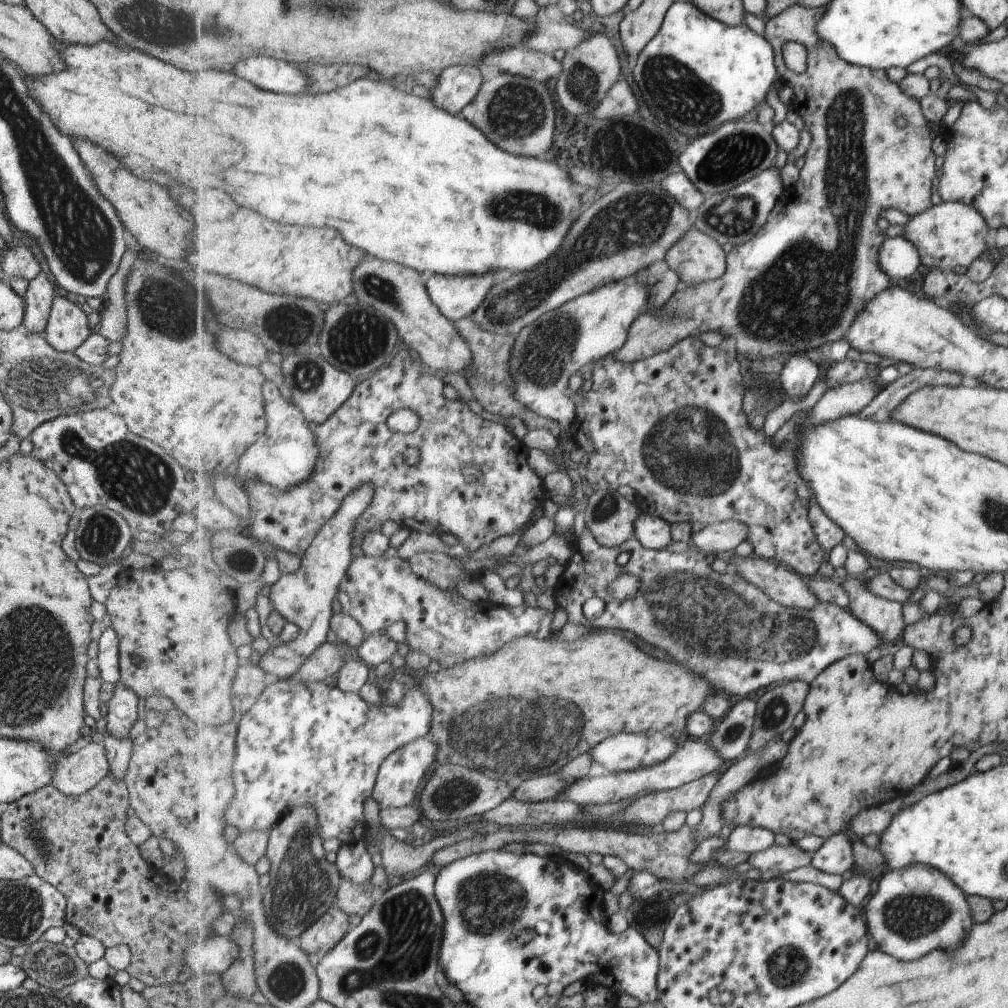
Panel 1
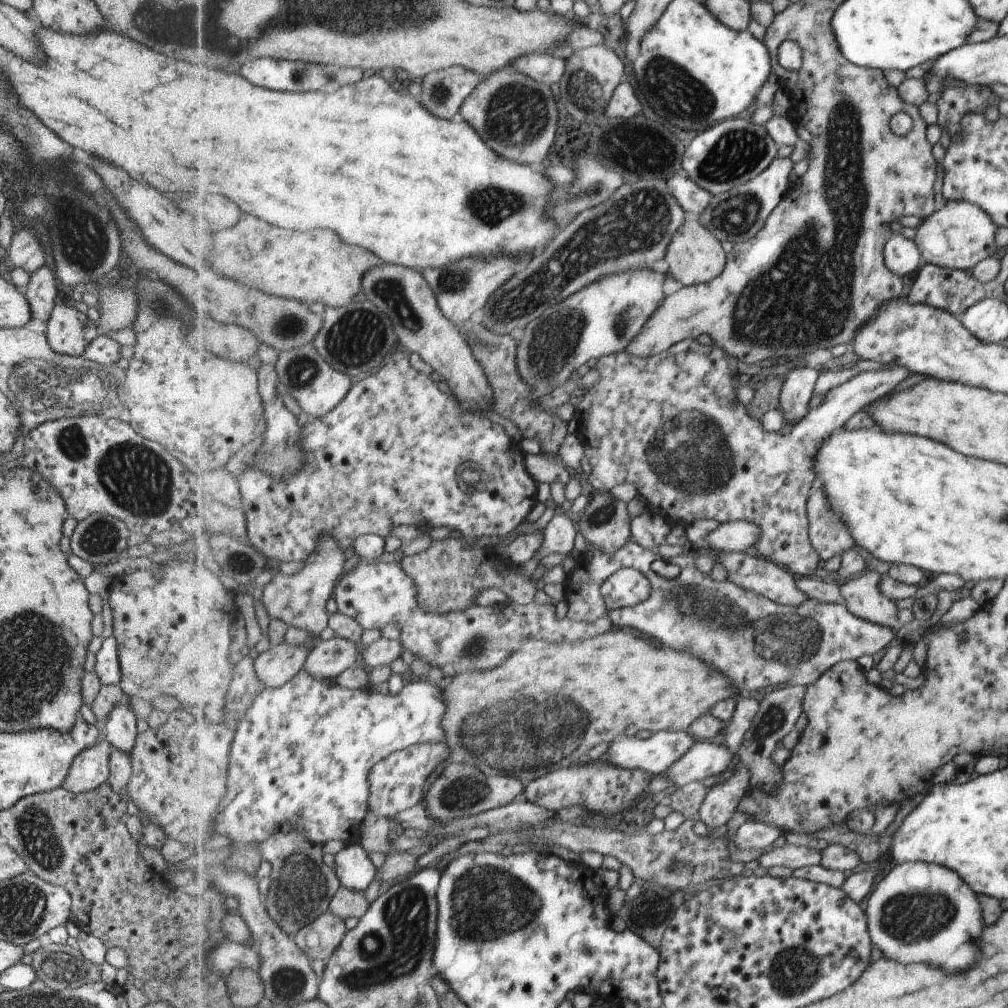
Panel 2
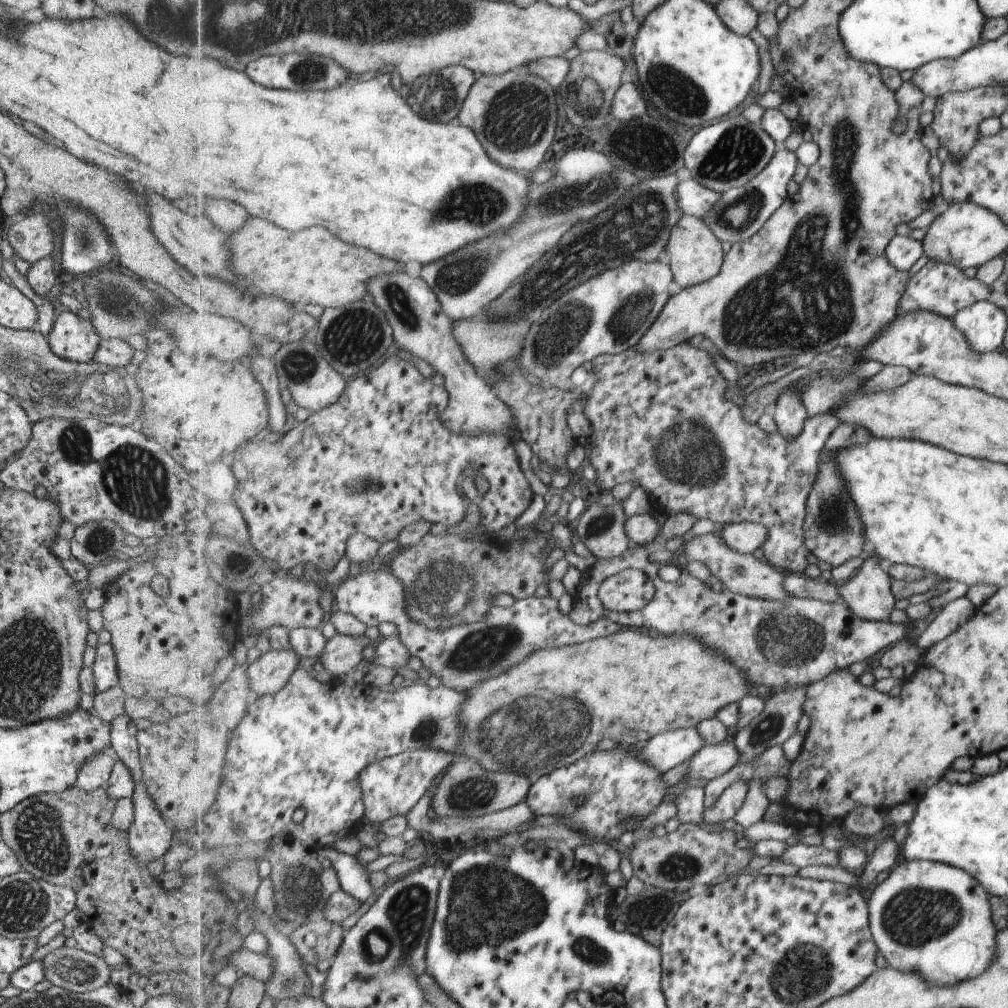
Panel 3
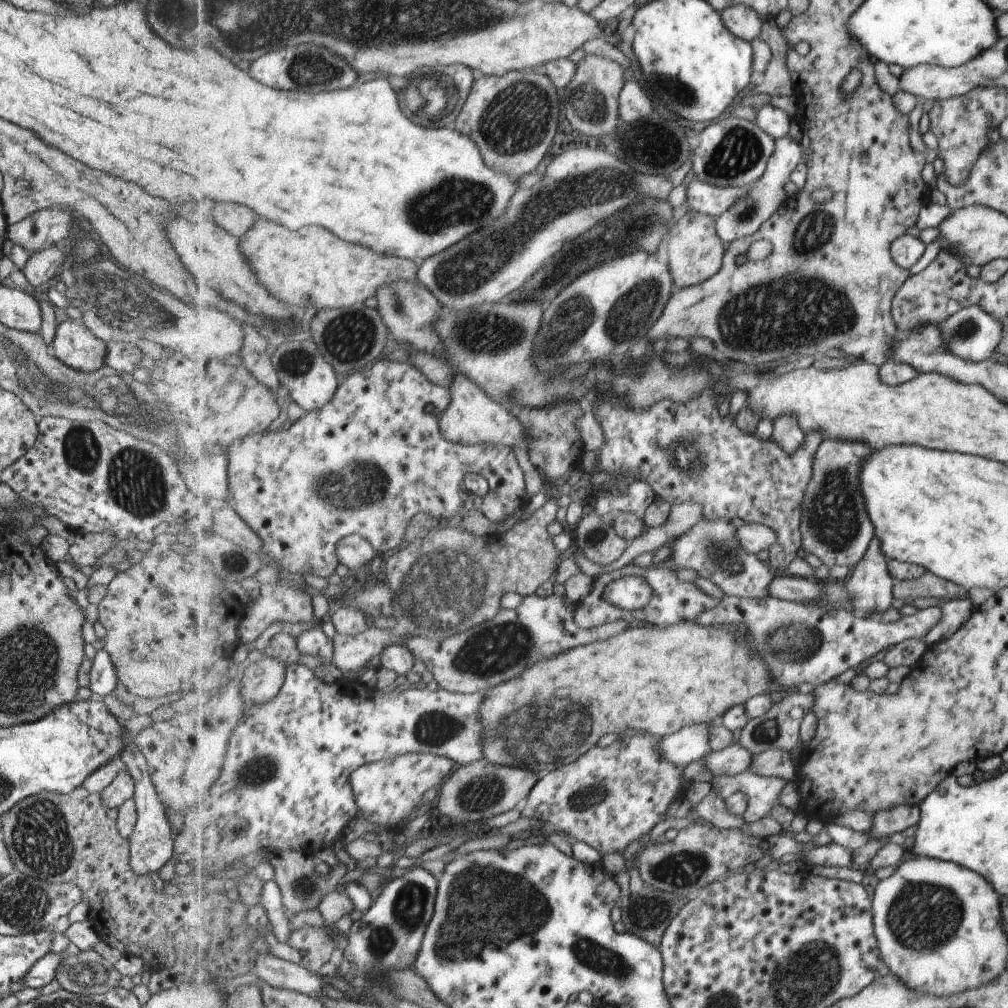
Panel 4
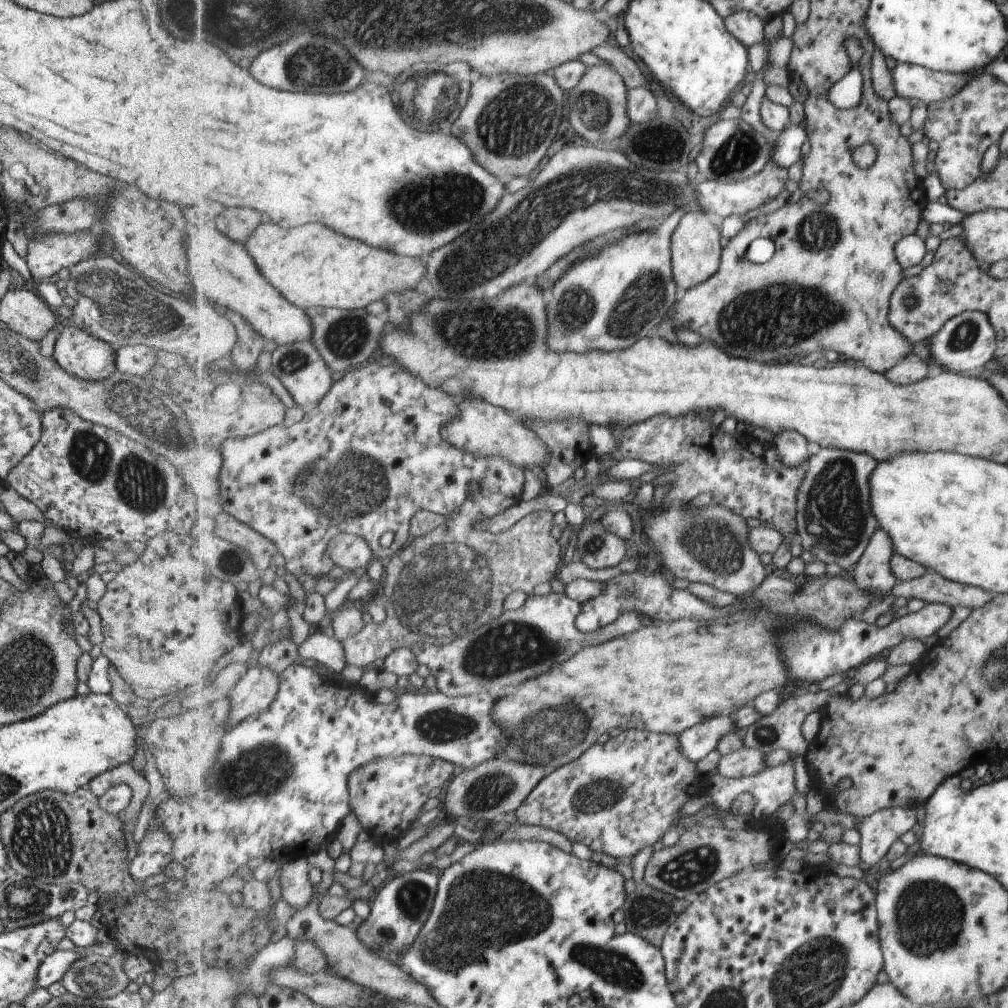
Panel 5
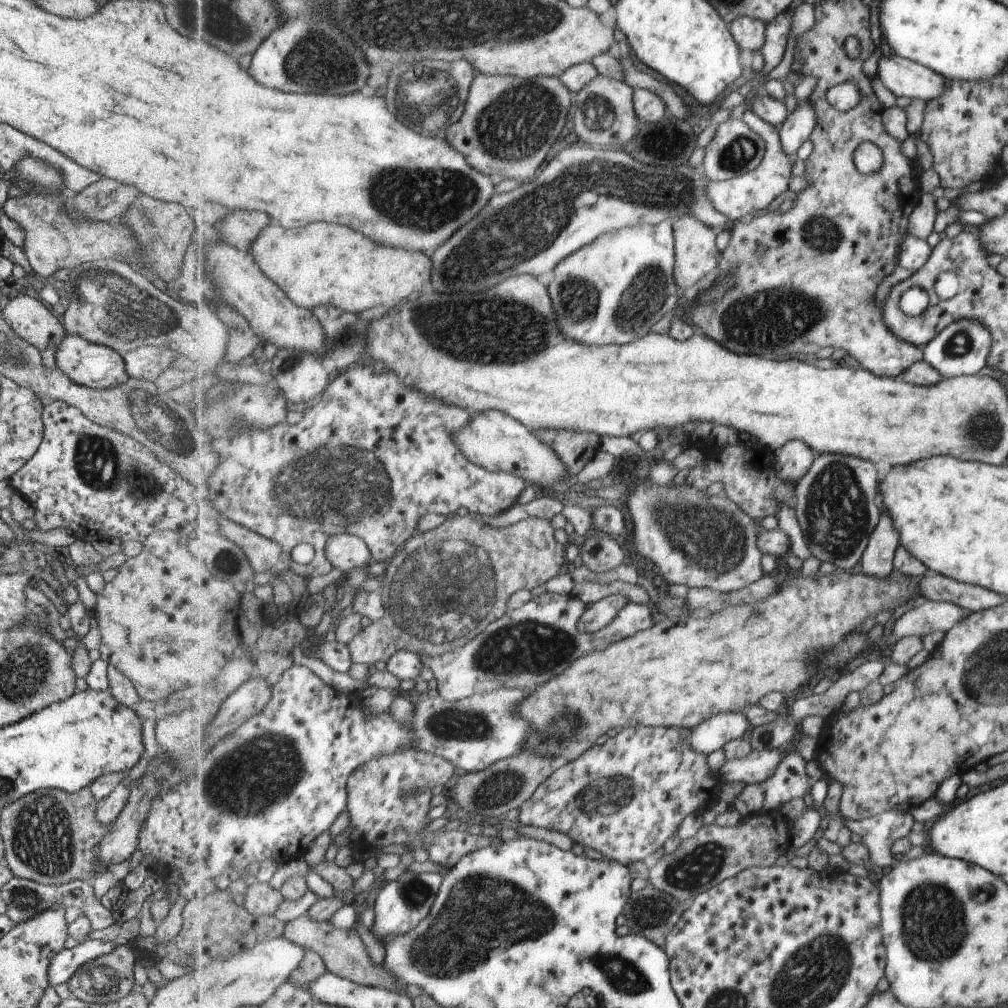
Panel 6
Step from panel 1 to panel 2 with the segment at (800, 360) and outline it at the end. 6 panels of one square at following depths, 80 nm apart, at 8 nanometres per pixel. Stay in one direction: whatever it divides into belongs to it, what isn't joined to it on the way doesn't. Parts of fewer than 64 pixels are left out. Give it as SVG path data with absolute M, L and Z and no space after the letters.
M806 366L803 369L799 367L790 371L784 382L778 407L785 416L787 425L795 426L807 417L820 373L819 367L813 369Z

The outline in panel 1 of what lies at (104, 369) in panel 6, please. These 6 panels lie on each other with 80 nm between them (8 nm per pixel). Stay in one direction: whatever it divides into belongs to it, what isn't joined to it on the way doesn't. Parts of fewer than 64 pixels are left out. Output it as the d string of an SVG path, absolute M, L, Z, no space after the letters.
M55 294L43 330L47 344L57 352L72 353L92 333L86 314L75 303Z

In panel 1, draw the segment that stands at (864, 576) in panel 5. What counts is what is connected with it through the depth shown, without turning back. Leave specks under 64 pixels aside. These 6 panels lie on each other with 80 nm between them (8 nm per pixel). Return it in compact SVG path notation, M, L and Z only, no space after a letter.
M859 578L847 580L845 590L851 599L850 611L881 635L883 643L895 641L905 627L902 621L902 604L873 594Z

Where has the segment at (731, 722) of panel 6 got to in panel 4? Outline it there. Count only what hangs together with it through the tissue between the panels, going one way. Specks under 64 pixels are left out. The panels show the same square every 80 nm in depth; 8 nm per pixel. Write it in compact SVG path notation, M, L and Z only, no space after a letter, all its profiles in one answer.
M709 723L685 727L660 739L661 756L675 766L687 766L712 752L709 744Z

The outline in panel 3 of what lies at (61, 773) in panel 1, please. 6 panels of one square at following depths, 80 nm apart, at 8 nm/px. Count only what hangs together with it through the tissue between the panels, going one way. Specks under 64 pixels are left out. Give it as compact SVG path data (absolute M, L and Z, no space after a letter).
M110 751L87 758L87 761L81 764L71 788L87 793L105 787L113 764L115 764L115 757Z

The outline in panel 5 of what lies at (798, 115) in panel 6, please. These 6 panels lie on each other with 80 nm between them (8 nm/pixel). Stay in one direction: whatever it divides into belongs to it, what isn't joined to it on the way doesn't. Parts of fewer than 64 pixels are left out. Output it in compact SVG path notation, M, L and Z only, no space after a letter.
M805 119L797 124L790 124L777 135L776 147L773 149L774 156L771 157L778 165L791 168L801 158L803 144L808 140L808 130Z

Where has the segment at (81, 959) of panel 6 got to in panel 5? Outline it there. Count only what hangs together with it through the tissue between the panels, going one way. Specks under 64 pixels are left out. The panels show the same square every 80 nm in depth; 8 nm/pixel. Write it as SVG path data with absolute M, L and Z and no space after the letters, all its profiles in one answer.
M57 949L51 954L48 954L39 965L36 972L36 986L44 987L51 986L53 982L60 982L65 971L74 963L79 954L73 949L60 950Z

